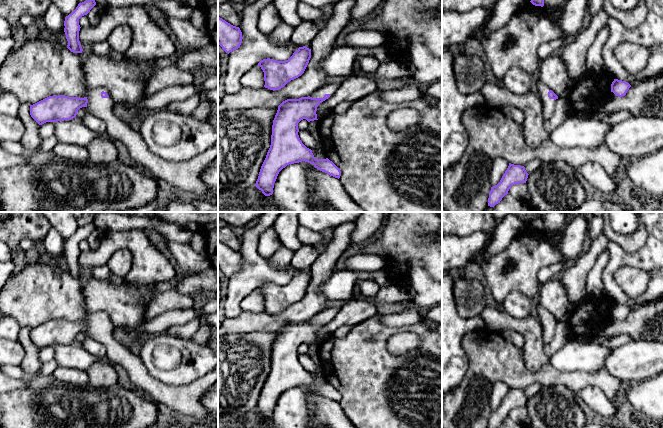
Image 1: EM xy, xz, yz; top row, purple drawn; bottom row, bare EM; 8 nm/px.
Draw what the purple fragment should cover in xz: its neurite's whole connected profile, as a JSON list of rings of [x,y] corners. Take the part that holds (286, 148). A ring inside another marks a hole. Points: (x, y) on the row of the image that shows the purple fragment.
[[[335,79],[308,97],[287,99],[278,106],[272,125],[271,145],[255,184],[265,196],[273,194],[279,172],[289,164],[305,161],[330,176],[340,178],[340,169],[328,158],[316,159],[298,135],[298,123],[303,119],[308,122],[318,120],[318,105],[333,95],[339,85]]]

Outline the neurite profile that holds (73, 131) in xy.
[[[78,118],[55,122],[54,135],[59,143],[87,146],[93,139],[101,138],[101,134],[92,131]]]

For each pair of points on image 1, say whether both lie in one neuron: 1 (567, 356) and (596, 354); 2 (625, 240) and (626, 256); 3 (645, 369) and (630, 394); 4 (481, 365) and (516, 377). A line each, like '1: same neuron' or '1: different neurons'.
1: same neuron
2: different neurons
3: different neurons
4: same neuron

